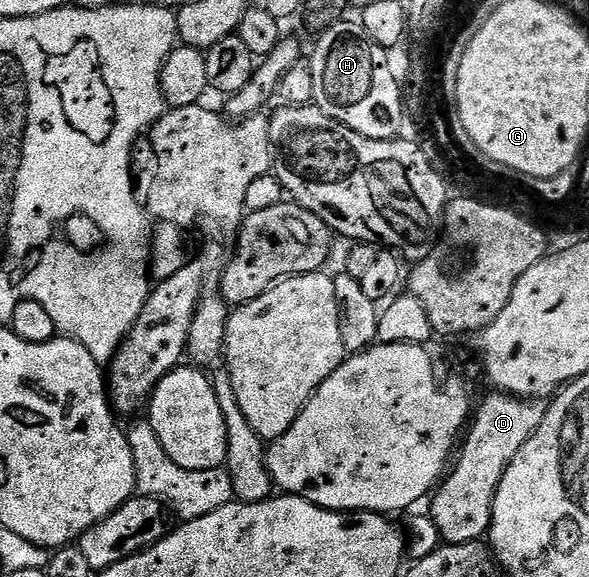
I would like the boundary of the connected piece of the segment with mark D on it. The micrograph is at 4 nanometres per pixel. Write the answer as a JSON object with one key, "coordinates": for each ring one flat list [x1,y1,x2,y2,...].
{"coordinates":[[496,390,490,393,478,408,476,405,459,455,432,497,437,507,437,528,442,532,445,544,472,544,488,533,493,525,493,503,499,482,503,482,503,474,507,466,511,466,511,458,523,450,523,442,539,430,545,417,546,405,540,399,511,396,508,392]]}

